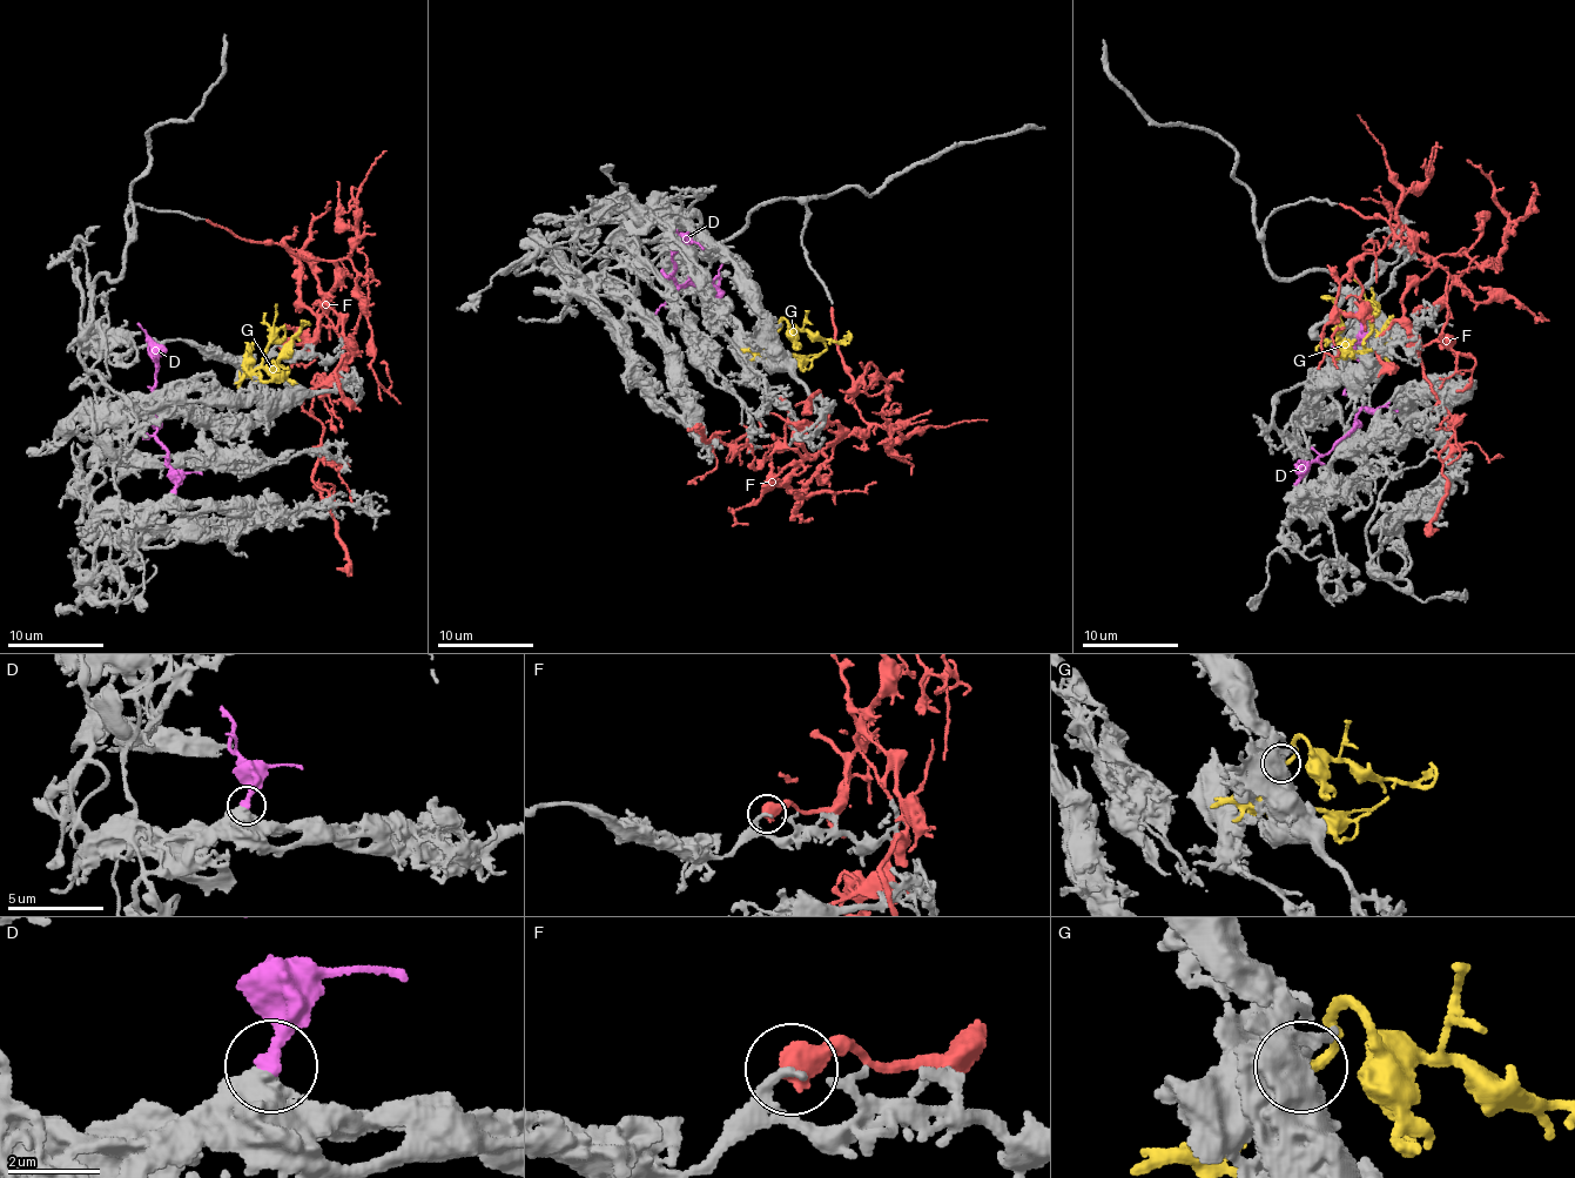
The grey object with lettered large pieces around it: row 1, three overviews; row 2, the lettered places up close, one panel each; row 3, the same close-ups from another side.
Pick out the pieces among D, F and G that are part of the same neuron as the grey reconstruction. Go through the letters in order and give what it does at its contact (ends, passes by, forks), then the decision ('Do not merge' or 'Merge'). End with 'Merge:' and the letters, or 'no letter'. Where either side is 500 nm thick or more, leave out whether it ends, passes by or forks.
D: Do not merge
F: Merge
G: It passes by. Do not merge
Merge: F

